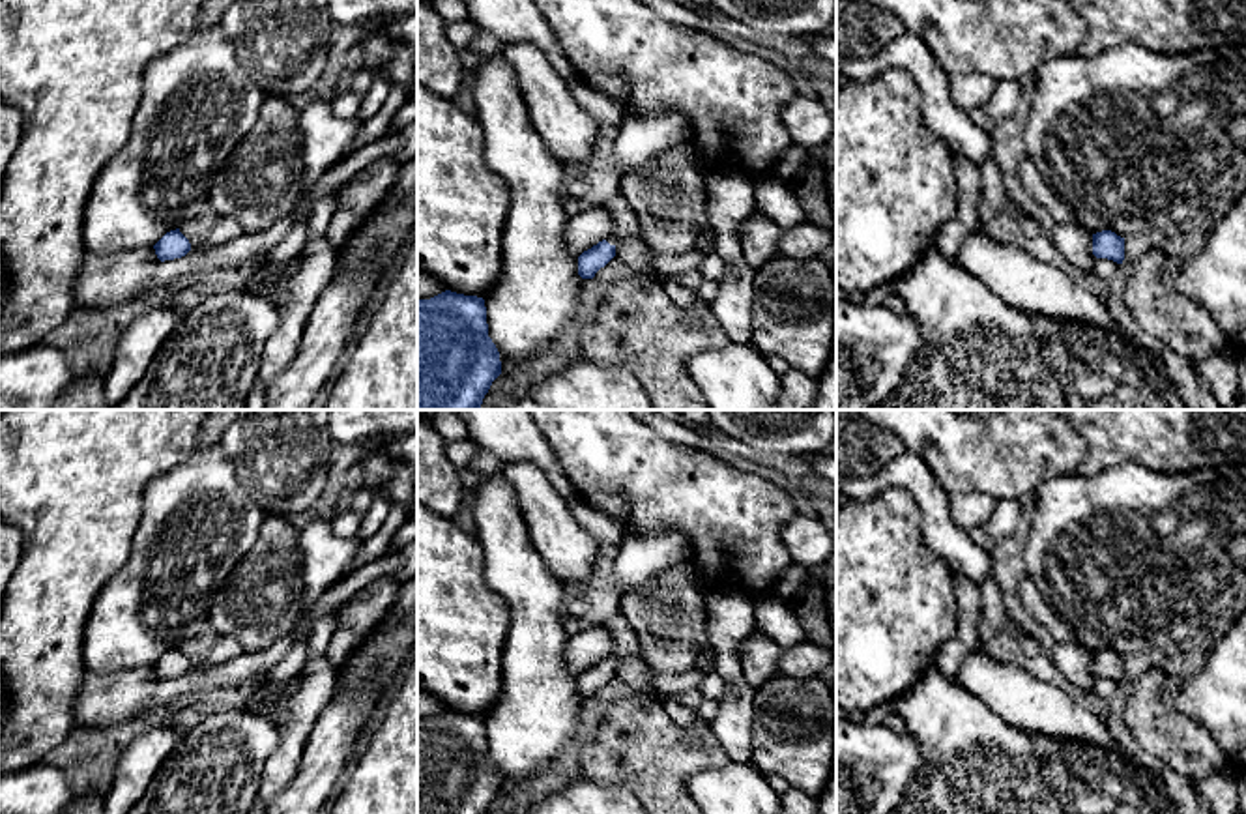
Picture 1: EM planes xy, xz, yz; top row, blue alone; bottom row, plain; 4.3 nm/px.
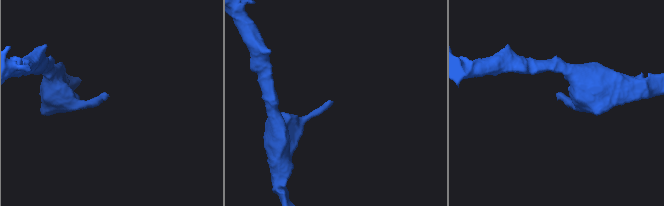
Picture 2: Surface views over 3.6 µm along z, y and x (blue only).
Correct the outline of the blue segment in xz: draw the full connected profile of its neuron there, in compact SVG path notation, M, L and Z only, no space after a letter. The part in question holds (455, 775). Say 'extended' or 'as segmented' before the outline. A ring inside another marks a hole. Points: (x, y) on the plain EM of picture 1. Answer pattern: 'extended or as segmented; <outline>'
as segmented; M445 709L417 720L417 814L486 814L500 793L483 717Z

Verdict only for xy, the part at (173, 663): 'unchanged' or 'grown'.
unchanged

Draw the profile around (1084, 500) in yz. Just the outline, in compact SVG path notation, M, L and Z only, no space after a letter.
M1137 462L1040 485L1025 545L1029 580L1091 653L1169 653L1246 599L1246 468L1156 472Z

